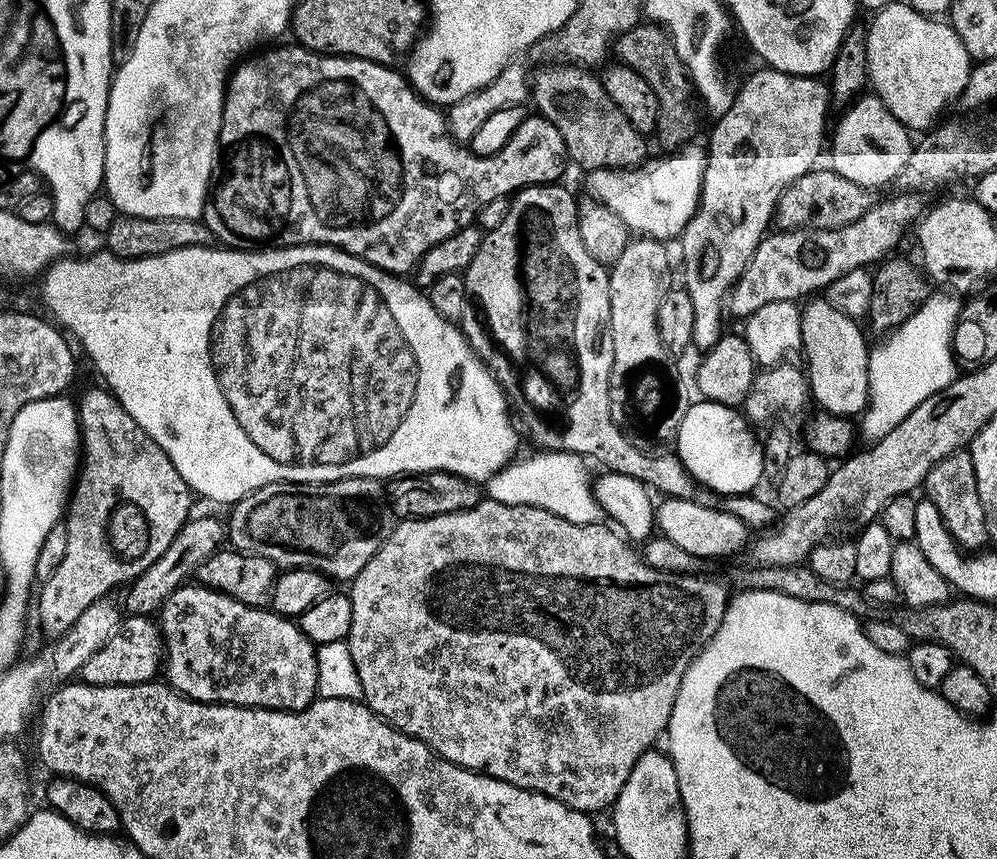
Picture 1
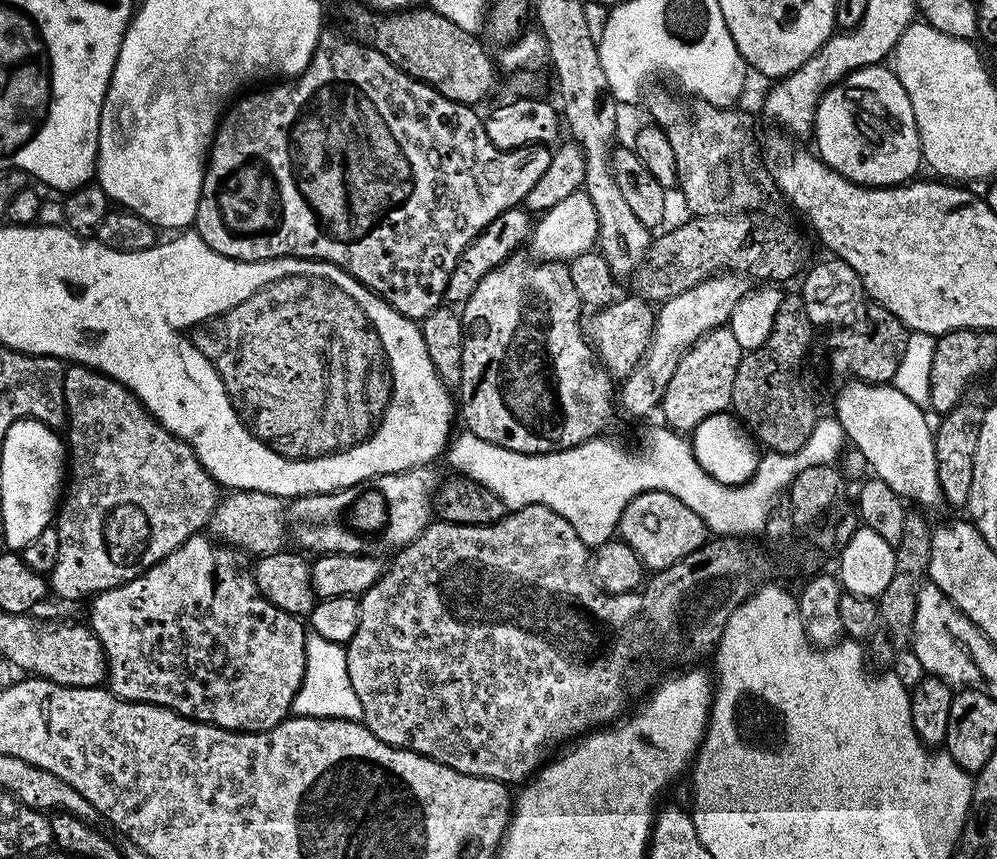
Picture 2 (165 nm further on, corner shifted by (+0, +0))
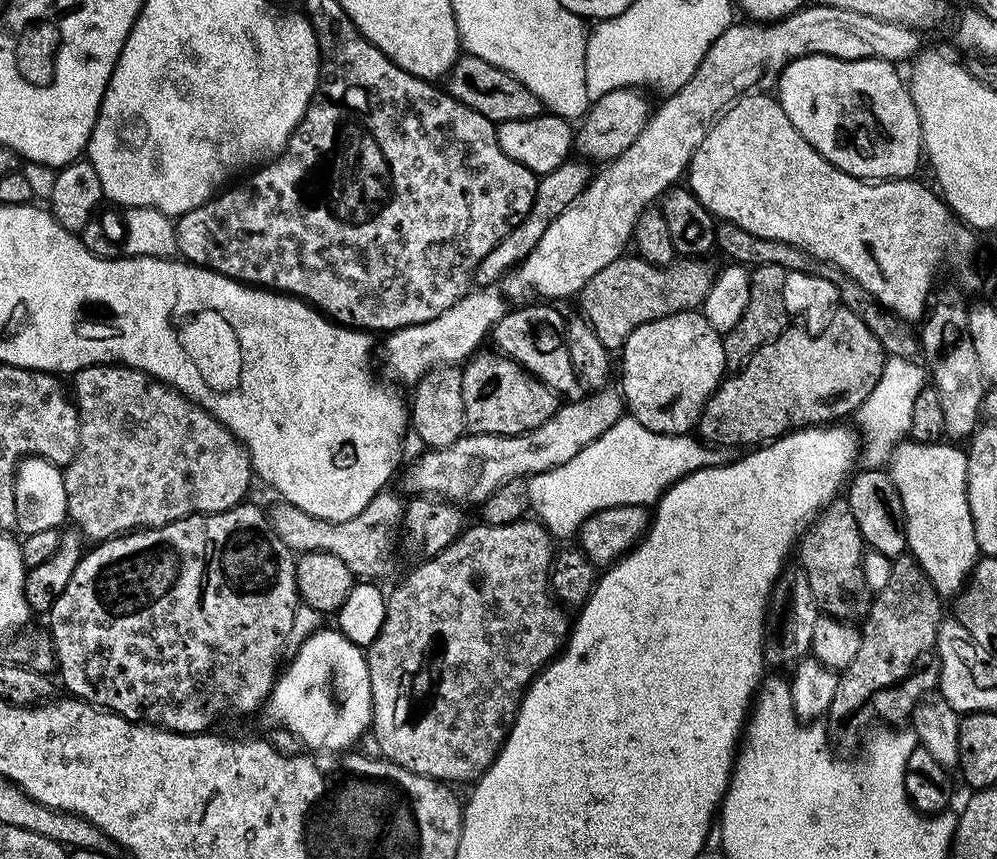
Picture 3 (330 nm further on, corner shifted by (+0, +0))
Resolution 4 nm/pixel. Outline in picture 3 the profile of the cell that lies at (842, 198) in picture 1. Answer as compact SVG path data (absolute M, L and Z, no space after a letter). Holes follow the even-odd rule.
M636 254L619 256L586 282L578 294L579 311L598 334L602 346L609 350L623 349L625 338L638 326L679 312L691 312L703 305L718 273L708 262L704 258L680 258L661 266L641 260Z

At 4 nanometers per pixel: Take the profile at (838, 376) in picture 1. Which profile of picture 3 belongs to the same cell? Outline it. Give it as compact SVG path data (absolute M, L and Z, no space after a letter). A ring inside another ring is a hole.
M908 438L892 451L890 475L904 507L904 525L908 535L907 551L920 563L920 569L930 578L934 590L942 598L952 598L967 585L978 557L980 547L974 534L974 522L970 514L968 501L968 454L963 447L955 443L937 442L920 444Z

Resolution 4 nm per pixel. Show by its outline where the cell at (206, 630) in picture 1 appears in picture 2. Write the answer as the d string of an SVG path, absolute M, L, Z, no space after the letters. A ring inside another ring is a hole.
M197 534L182 542L182 546L178 546L170 554L166 554L166 558L147 568L138 578L120 585L119 588L97 592L91 597L90 604L92 609L89 610L86 620L92 633L98 638L98 642L102 642L102 650L108 659L106 687L118 698L130 702L157 704L191 720L200 720L204 724L213 724L231 732L265 732L288 719L292 712L292 703L302 686L302 678L306 670L306 646L308 645L306 628L304 632L303 626L300 625L303 623L297 617L286 614L286 610L278 610L278 606L271 604L261 594L253 569L250 567L249 553L221 544L207 535Z

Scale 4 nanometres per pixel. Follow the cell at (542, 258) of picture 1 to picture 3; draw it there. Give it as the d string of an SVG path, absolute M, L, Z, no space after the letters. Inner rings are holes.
M495 350L487 351L473 355L462 368L464 373L462 378L462 402L464 403L464 422L467 431L472 434L513 436L542 426L542 422L546 422L546 418L550 418L556 413L558 407L557 393L547 388L537 376L532 376L518 362L514 362L508 356L501 356Z

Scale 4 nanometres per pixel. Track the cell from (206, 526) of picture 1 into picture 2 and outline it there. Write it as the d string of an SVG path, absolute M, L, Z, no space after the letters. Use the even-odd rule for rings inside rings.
M249 488L232 490L227 495L225 500L223 497L217 503L214 514L208 520L207 531L219 543L238 548L256 558L274 554L285 547L284 536L286 540L290 528L286 523L286 504L281 497Z

